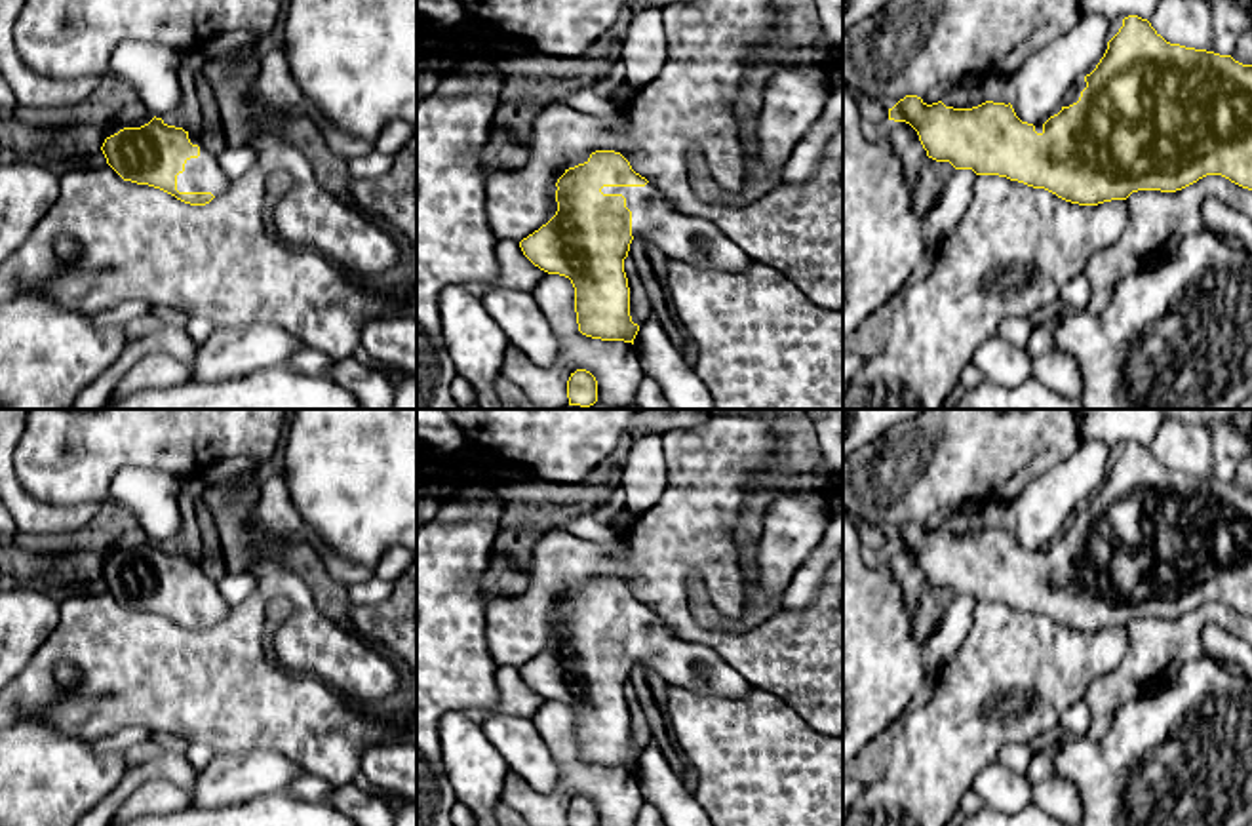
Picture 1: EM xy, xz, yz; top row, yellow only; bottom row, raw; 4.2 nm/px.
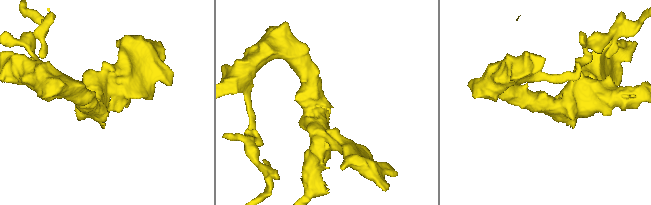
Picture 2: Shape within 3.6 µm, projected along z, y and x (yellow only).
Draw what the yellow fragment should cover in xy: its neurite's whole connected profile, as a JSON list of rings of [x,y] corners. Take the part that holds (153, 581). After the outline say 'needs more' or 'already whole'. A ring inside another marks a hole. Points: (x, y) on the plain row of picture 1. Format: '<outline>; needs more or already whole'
[[[156,542],[107,563],[101,577],[124,607],[160,615],[190,632],[209,630],[230,611],[200,563]]]; needs more

